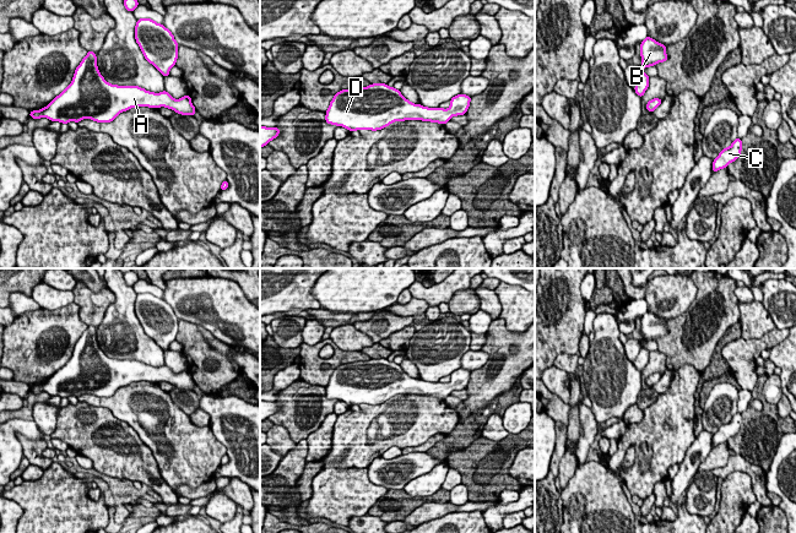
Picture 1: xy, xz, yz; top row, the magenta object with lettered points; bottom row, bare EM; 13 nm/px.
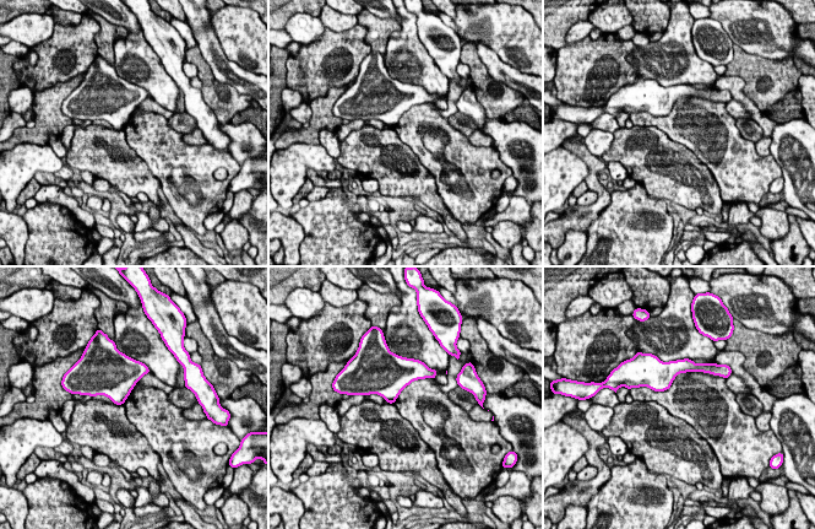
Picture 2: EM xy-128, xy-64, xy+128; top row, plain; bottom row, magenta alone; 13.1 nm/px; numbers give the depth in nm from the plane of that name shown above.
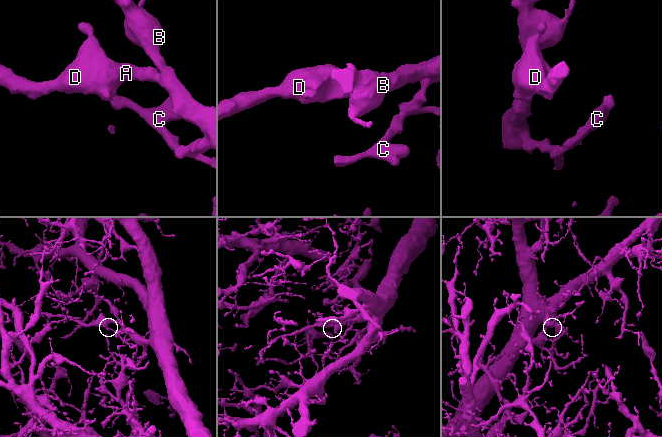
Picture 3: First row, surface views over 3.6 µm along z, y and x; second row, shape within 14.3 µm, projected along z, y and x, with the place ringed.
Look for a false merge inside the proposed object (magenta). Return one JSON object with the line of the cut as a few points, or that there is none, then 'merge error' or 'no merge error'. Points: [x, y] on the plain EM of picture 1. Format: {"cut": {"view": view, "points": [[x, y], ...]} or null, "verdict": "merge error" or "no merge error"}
{"cut": null, "verdict": "no merge error"}

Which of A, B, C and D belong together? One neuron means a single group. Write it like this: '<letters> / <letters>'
A B C D

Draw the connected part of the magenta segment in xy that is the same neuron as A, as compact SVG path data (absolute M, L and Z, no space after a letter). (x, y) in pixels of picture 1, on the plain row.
M90 325L76 342L71 358L45 382L29 386L29 391L61 398L83 393L112 397L120 387L136 381L164 381L190 391L196 386L189 369L174 374L167 365L155 368L139 360L108 358L98 344L96 327Z

